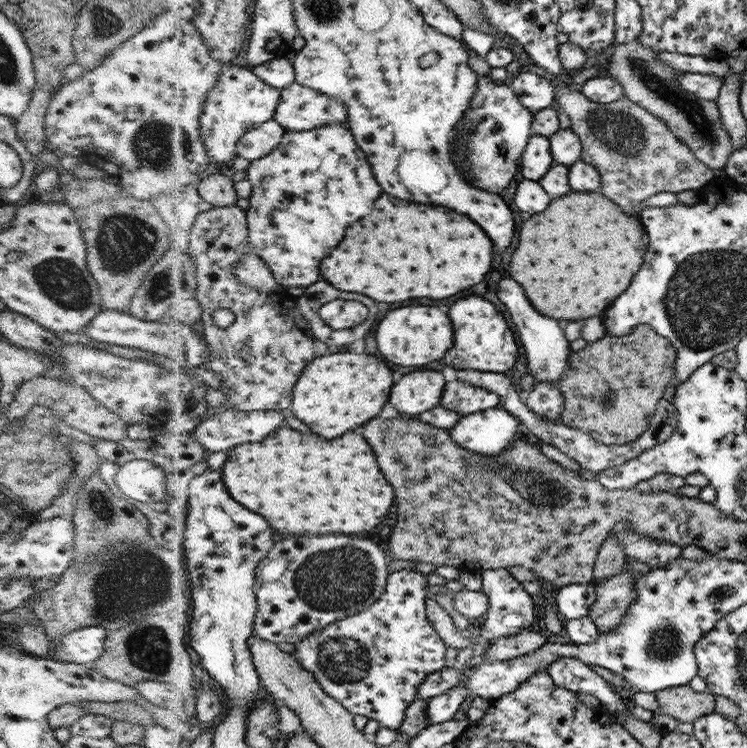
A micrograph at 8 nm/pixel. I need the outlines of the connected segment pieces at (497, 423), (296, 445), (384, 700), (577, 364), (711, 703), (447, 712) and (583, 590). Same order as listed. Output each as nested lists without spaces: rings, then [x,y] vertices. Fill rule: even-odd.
[[[489,408],[474,414],[463,415],[450,428],[451,437],[465,450],[482,456],[498,456],[511,447],[513,438],[520,433],[520,419],[510,413],[510,408]]]
[[[282,428],[282,434],[270,436],[266,442],[239,444],[232,449],[223,474],[232,496],[244,502],[250,510],[260,510],[276,526],[276,530],[290,534],[362,534],[380,526],[394,502],[397,501],[395,486],[386,478],[378,464],[378,456],[372,444],[360,434],[346,434],[338,440],[326,440],[318,436],[306,436],[292,428]]]
[[[402,569],[391,573],[389,583],[387,586],[387,592],[384,596],[376,602],[372,608],[357,614],[356,616],[345,618],[328,626],[327,628],[317,630],[314,634],[311,634],[306,640],[297,643],[297,652],[294,652],[294,658],[298,662],[302,663],[302,666],[310,672],[314,672],[314,676],[318,678],[318,682],[322,684],[324,690],[328,692],[333,698],[339,700],[344,704],[354,715],[367,716],[373,720],[381,723],[382,727],[398,730],[402,728],[406,721],[408,708],[419,700],[420,686],[430,676],[435,674],[438,670],[448,670],[448,647],[446,643],[440,638],[440,635],[434,630],[432,623],[428,620],[428,595],[426,592],[428,583],[426,582],[426,576],[424,573],[418,572],[416,569]]]
[[[638,325],[624,336],[607,334],[588,343],[582,350],[571,353],[569,368],[557,386],[563,394],[561,422],[585,432],[605,445],[625,445],[647,432],[651,417],[657,412],[664,390],[677,376],[675,360],[678,355],[671,339],[660,335],[652,327]]]
[[[689,685],[660,690],[655,696],[660,710],[680,723],[694,723],[704,715],[715,713],[716,696],[694,691]]]
[[[464,680],[458,683],[458,688],[454,687],[450,691],[438,697],[428,699],[426,714],[428,725],[440,724],[453,720],[454,714],[460,711],[461,704],[466,697],[470,696],[468,687],[464,685]]]
[[[570,584],[561,587],[556,596],[557,612],[564,620],[588,616],[596,600],[592,584]]]

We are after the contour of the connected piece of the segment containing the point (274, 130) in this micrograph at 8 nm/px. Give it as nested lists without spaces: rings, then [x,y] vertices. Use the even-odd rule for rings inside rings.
[[[276,119],[258,125],[239,142],[239,156],[258,161],[272,154],[282,144],[288,131],[287,127]]]

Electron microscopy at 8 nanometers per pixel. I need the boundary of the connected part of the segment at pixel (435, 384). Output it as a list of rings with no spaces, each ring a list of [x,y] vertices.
[[[440,371],[414,372],[396,384],[391,402],[401,414],[419,415],[440,406],[446,384]]]

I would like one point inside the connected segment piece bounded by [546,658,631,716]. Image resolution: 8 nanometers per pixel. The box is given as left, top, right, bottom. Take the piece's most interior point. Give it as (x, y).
(571, 674)

